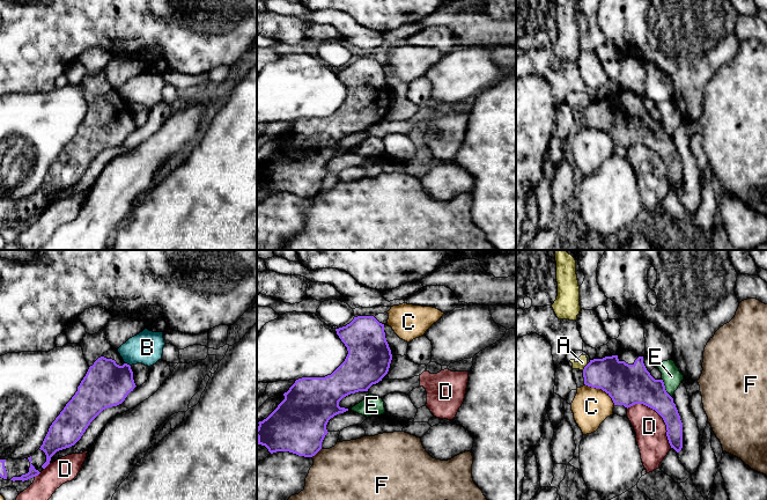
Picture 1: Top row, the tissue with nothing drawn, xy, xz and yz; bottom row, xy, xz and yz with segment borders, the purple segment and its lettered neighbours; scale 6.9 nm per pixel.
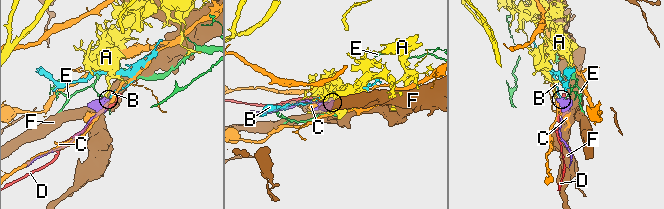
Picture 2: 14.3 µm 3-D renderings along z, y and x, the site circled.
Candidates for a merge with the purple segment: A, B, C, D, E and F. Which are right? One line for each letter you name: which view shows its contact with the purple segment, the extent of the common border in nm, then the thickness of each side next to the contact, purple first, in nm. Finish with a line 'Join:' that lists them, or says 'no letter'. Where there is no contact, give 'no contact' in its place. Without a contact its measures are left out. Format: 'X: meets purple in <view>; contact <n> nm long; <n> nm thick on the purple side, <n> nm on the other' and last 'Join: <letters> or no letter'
Join: no letter

